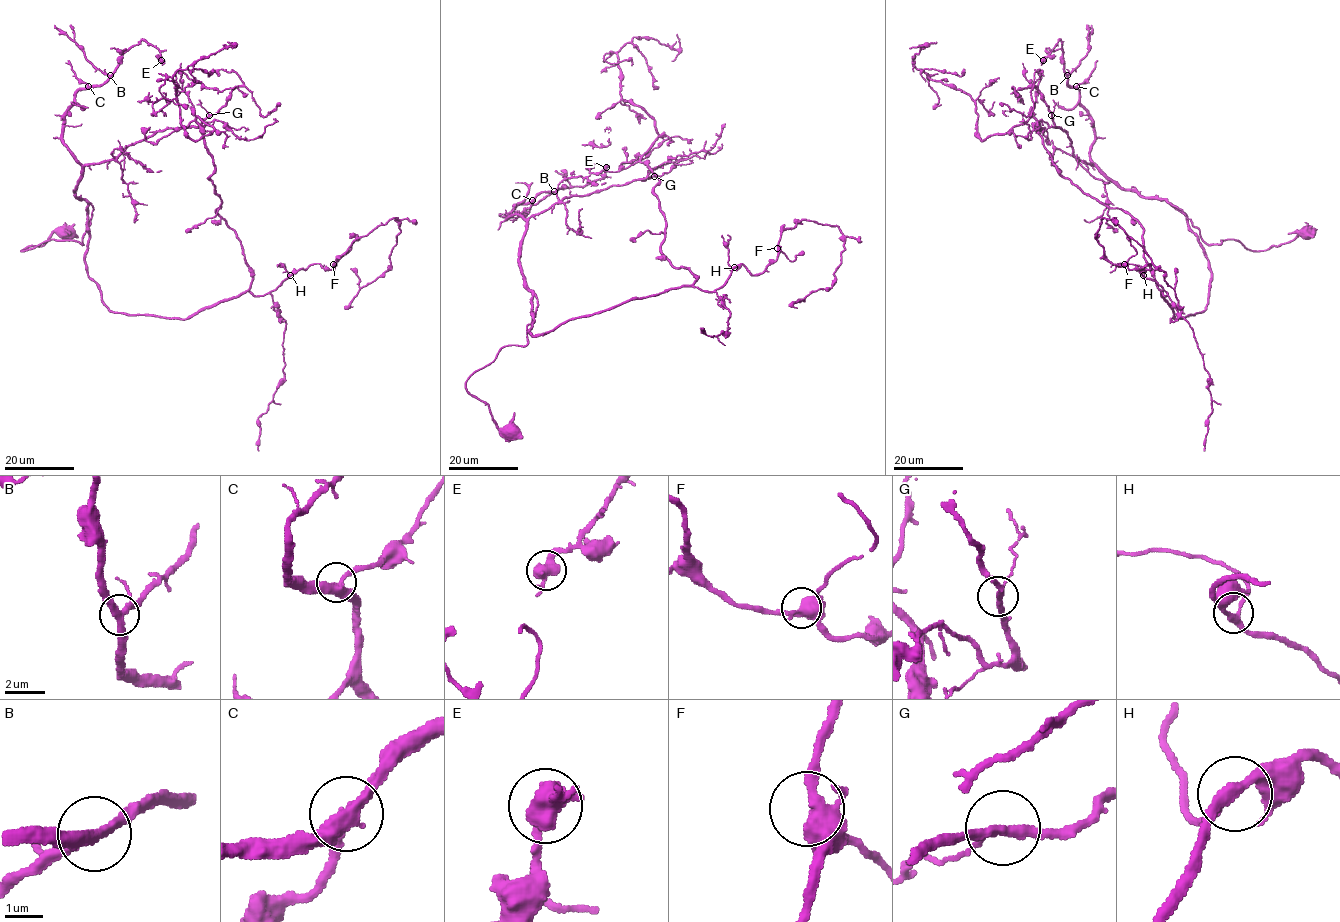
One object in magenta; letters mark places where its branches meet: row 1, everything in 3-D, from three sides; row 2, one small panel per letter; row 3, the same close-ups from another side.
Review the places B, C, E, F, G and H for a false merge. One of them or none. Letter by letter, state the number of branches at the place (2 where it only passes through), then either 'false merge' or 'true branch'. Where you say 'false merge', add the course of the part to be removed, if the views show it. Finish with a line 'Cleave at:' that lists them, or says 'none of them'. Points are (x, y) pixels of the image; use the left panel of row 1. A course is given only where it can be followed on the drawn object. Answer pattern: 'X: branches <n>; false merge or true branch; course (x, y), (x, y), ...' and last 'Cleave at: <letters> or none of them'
B: branches 3; true branch
C: branches 3; true branch
E: branches 3; false merge; course (161, 61), (166, 102), (160, 110), (164, 116)
F: branches 3; true branch
G: branches 3; true branch
H: branches 3; true branch
Cleave at: E

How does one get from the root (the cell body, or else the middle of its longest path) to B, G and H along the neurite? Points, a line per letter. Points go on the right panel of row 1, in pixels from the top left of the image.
B: (1306, 233), (1260, 251), (1234, 240), (1207, 244), (1181, 209), (1122, 190), (1090, 158), (1094, 122), (1067, 75)
G: (1306, 233), (1260, 251), (1234, 240), (1207, 244), (1181, 209), (1165, 199), (1122, 190), (1078, 159), (1051, 115)
H: (1306, 233), (1260, 251), (1207, 244), (1171, 204), (1208, 260), (1207, 308), (1176, 318), (1143, 275)

